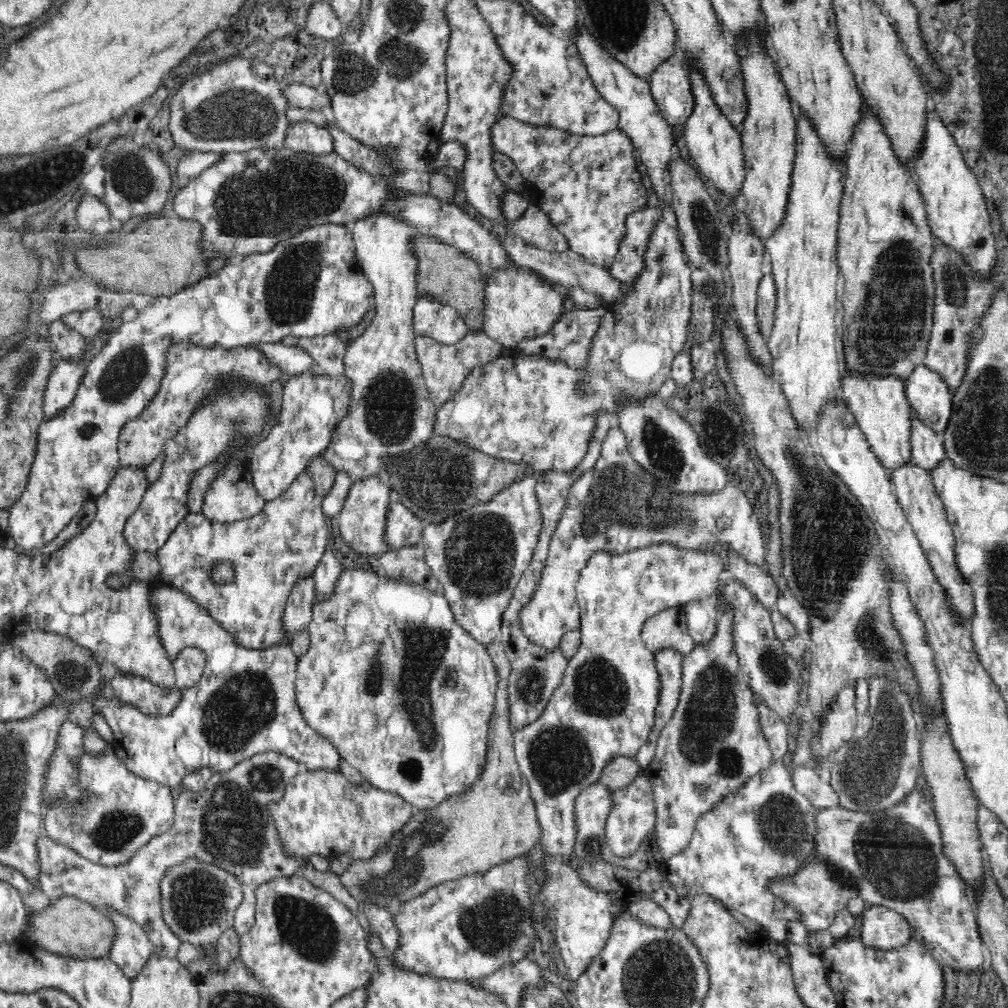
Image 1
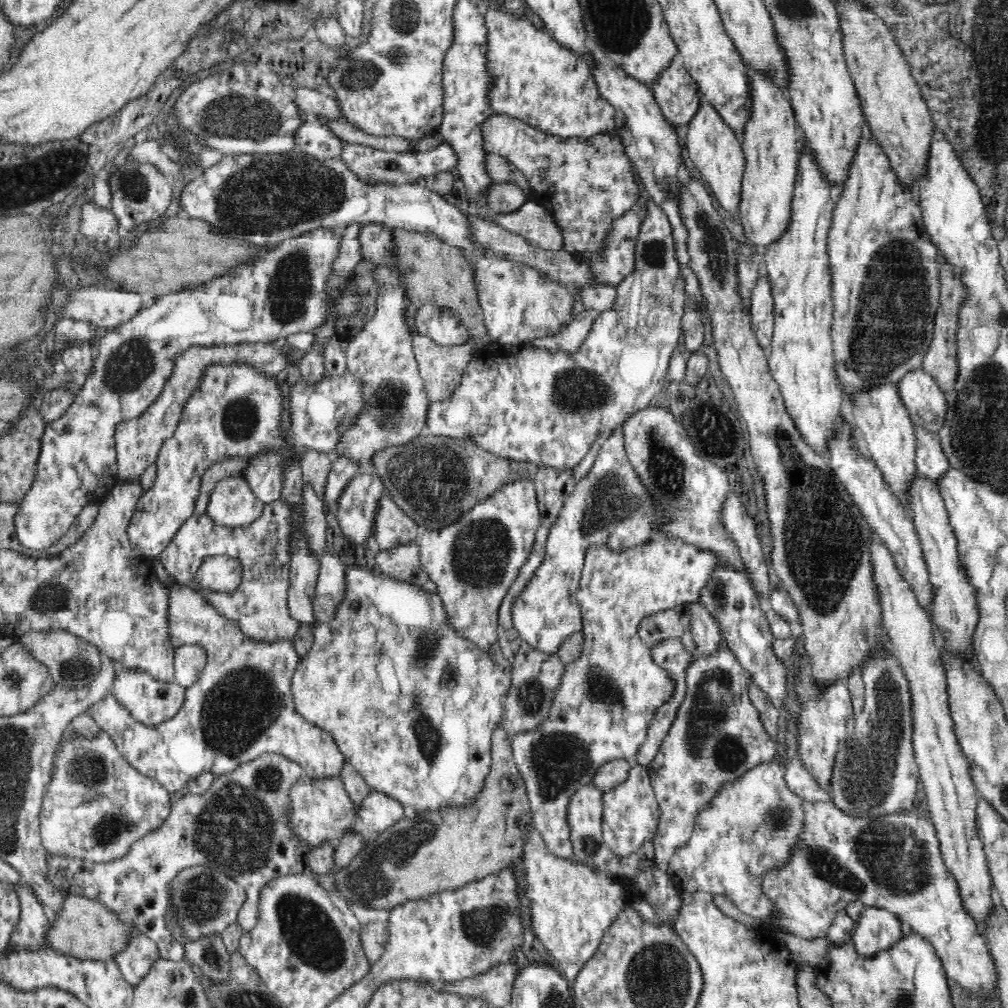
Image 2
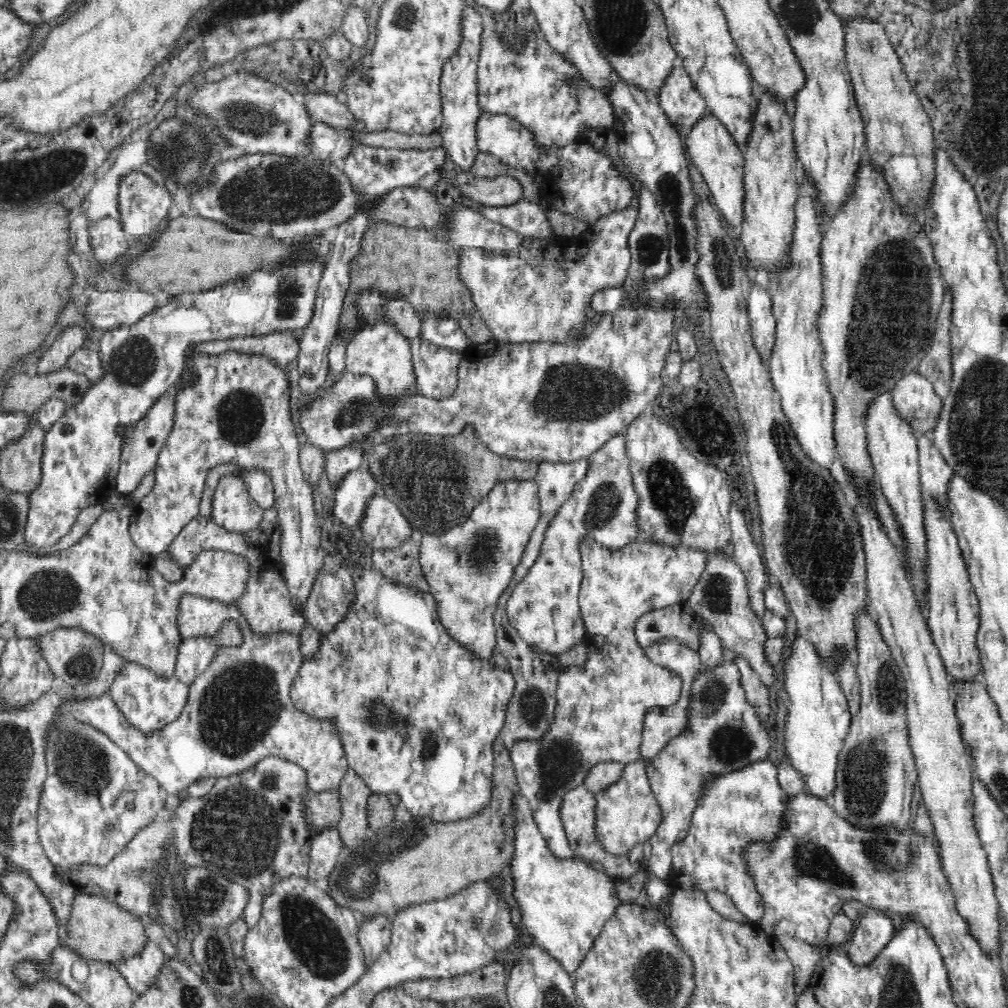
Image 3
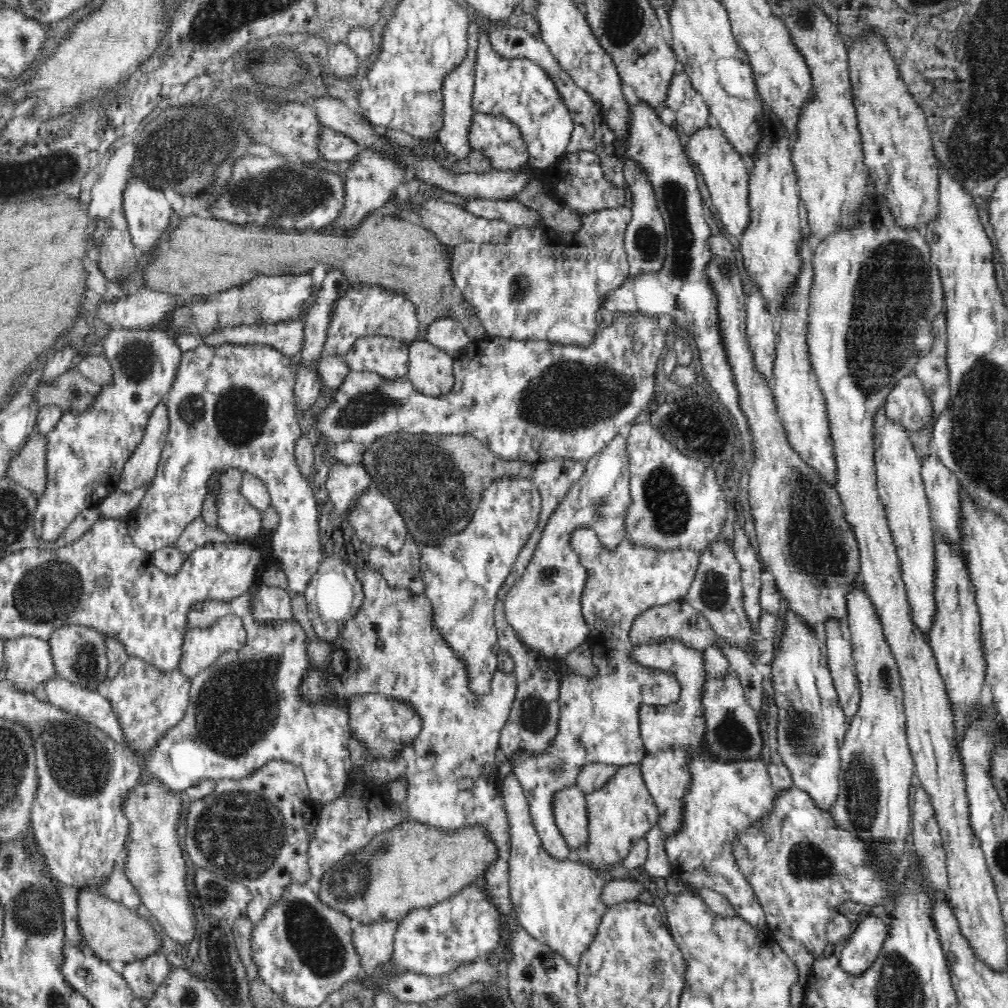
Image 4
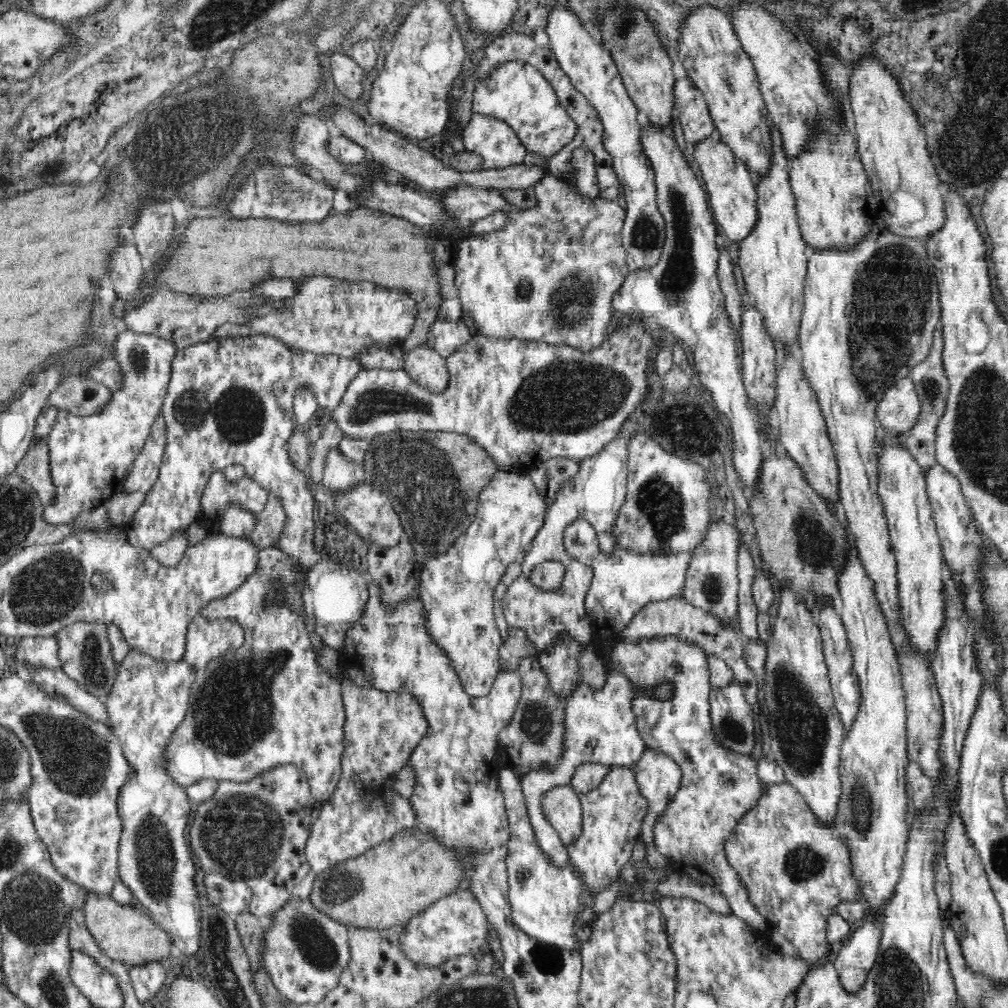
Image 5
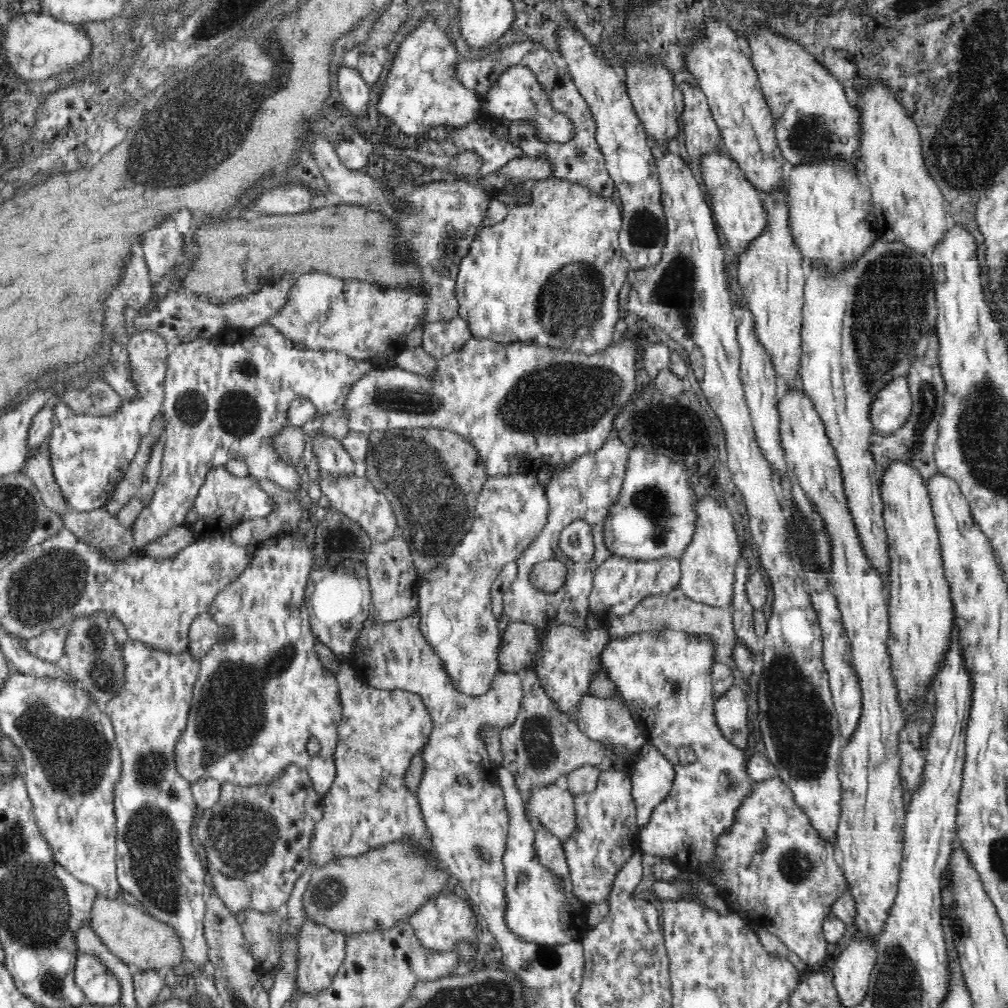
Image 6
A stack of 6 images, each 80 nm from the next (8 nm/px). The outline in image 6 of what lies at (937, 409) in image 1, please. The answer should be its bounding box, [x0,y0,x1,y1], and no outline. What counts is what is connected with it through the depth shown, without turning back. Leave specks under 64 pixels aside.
[870,377,912,436]

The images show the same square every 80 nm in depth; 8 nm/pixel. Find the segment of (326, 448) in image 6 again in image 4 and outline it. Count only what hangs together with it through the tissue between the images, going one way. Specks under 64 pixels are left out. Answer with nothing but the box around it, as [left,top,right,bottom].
[326,464,372,518]

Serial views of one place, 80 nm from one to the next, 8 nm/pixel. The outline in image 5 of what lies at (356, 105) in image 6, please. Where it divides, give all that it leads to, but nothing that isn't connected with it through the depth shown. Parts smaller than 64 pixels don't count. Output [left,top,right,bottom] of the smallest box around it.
[330,50,364,100]

